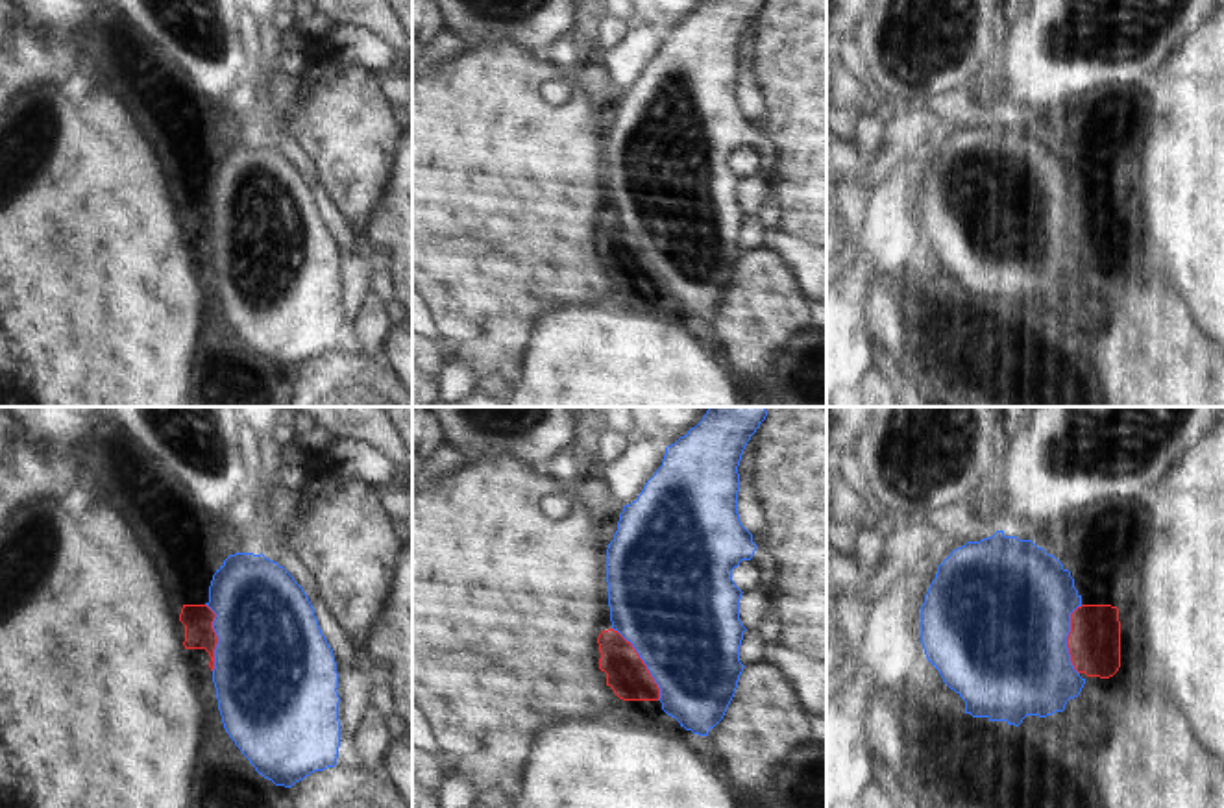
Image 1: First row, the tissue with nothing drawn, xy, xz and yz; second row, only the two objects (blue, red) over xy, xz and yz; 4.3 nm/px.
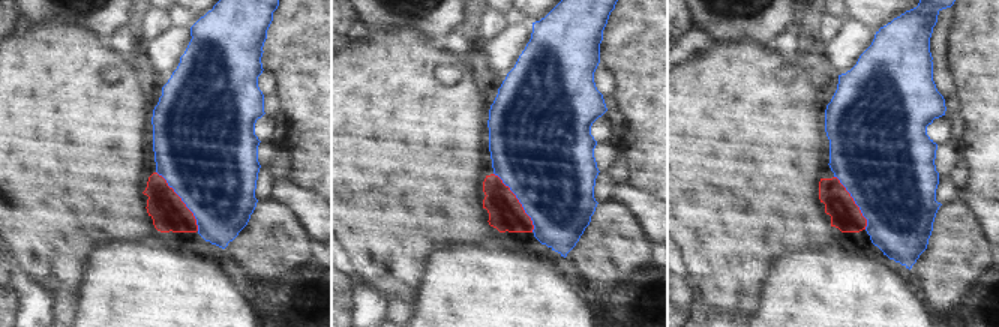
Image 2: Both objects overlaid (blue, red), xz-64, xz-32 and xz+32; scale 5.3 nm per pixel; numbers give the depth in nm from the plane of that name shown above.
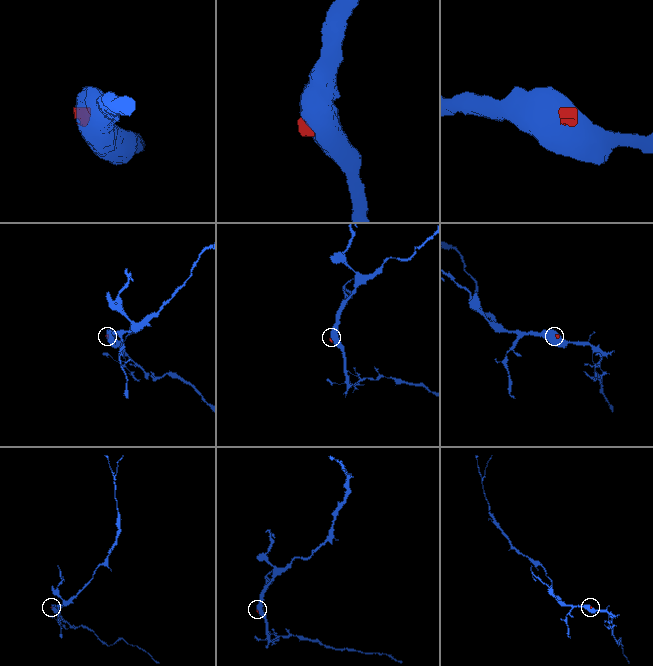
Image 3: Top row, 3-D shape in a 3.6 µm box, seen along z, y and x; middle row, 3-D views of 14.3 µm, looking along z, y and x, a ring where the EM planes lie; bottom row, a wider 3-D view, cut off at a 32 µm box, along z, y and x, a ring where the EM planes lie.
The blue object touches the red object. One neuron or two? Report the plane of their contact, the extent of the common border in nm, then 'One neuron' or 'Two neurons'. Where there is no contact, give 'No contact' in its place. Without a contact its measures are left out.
Touches blue in xz. Shared border 380 nm. One neuron.

